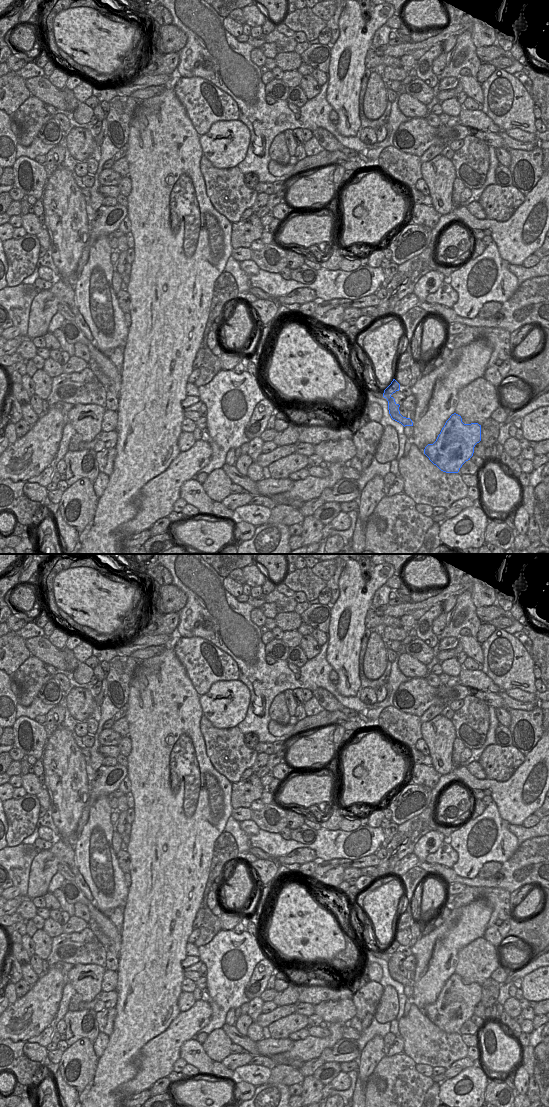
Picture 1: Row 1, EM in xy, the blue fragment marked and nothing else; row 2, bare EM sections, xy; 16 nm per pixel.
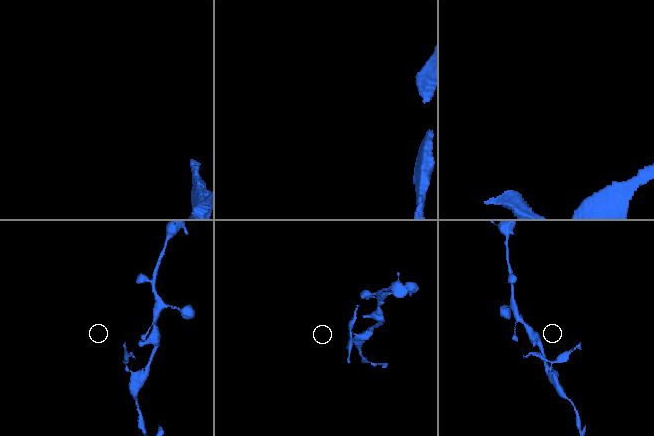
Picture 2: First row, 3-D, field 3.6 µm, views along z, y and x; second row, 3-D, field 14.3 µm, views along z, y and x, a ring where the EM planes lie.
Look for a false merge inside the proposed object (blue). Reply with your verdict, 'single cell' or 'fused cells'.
fused cells

